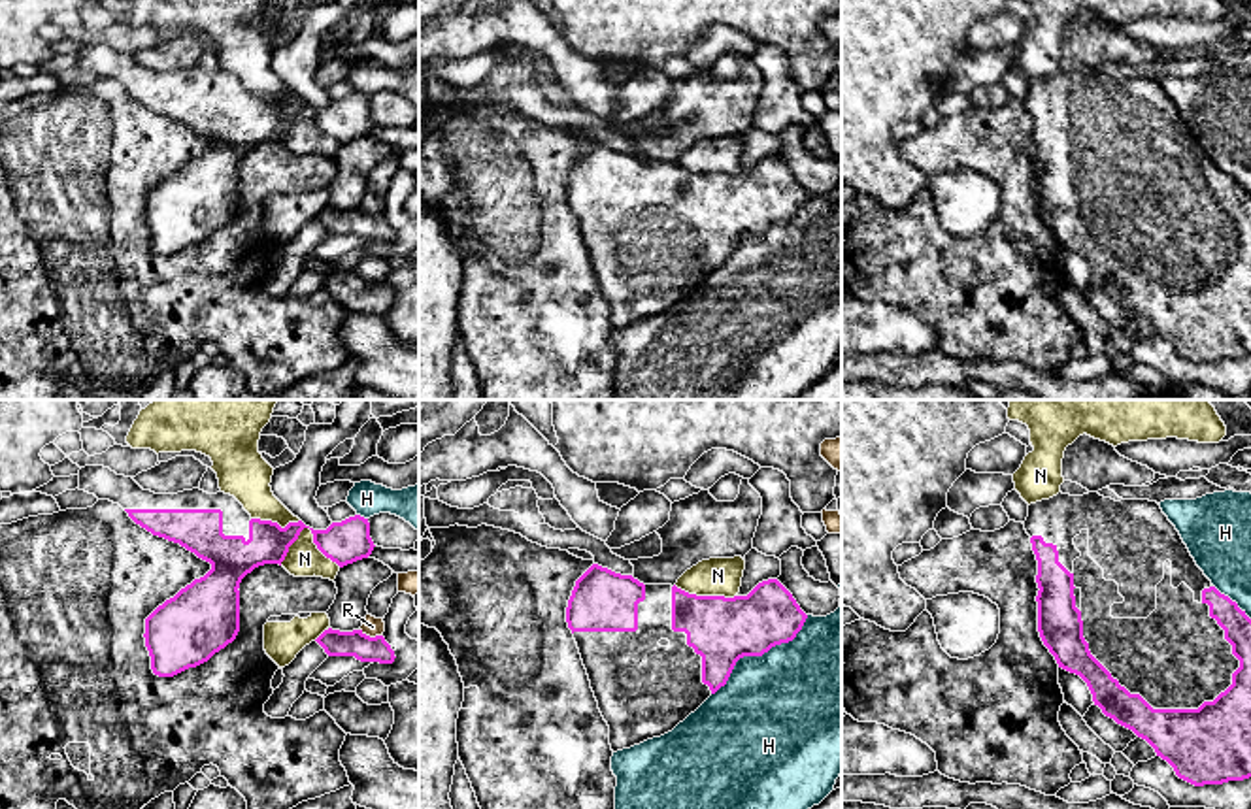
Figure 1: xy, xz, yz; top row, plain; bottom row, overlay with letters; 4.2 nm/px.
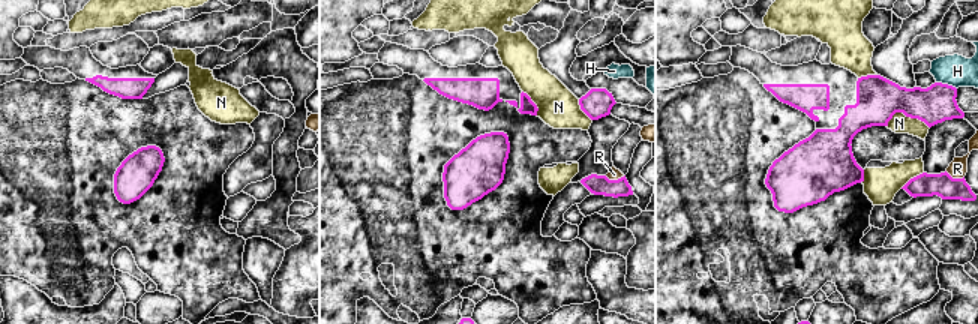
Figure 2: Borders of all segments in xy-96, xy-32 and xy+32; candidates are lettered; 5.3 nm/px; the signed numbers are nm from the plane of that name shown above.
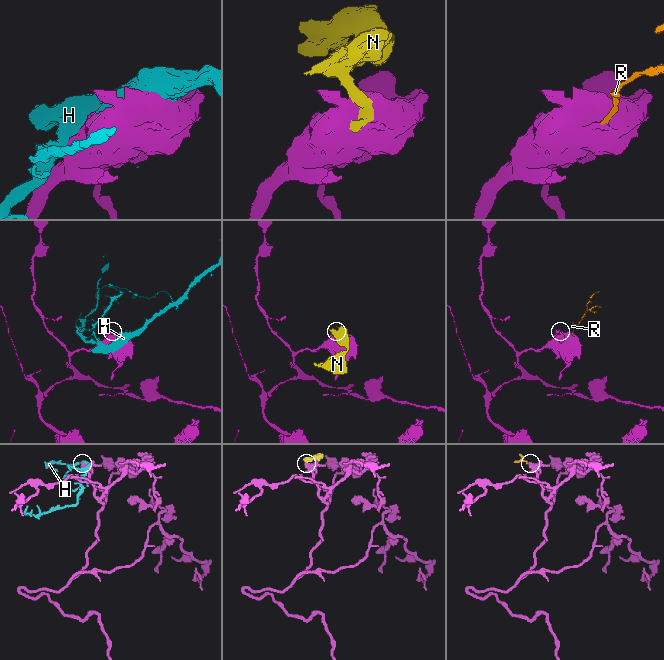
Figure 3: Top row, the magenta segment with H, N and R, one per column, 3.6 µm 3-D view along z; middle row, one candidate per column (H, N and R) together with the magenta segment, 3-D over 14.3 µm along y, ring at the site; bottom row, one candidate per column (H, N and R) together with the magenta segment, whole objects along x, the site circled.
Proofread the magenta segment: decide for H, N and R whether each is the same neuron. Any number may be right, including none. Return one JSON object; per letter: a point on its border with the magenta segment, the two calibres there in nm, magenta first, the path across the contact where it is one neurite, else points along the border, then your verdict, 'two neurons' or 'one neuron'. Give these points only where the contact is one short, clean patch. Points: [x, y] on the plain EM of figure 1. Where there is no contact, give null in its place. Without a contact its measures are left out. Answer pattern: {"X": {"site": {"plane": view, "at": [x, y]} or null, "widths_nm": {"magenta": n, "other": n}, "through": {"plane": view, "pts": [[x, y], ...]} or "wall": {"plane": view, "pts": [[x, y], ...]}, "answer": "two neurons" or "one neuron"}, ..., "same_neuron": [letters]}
{"H": {"site": {"plane": "xz", "at": [759, 232]}, "widths_nm": {"magenta": 280, "other": 500}, "answer": "two neurons"}, "N": {"site": {"plane": "xy", "at": [310, 106]}, "widths_nm": {"magenta": 180, "other": 150}, "answer": "two neurons"}, "R": {"site": {"plane": "xy", "at": [372, 215]}, "widths_nm": {"magenta": 110, "other": 90}, "wall": {"plane": "xy", "pts": [[361, 206], [370, 214], [382, 214]]}, "answer": "two neurons"}, "same_neuron": []}

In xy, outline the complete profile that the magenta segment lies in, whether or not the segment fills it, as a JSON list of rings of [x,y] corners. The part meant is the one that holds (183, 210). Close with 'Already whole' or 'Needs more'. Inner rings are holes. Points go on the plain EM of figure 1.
[[[104,43],[79,47],[79,68],[119,81],[153,113],[179,121],[211,147],[181,166],[145,196],[151,247],[174,255],[208,239],[240,209],[240,160],[255,145],[279,141],[306,104],[281,106],[253,96],[230,72],[200,66],[177,72],[143,68],[132,55]]]. Needs more

